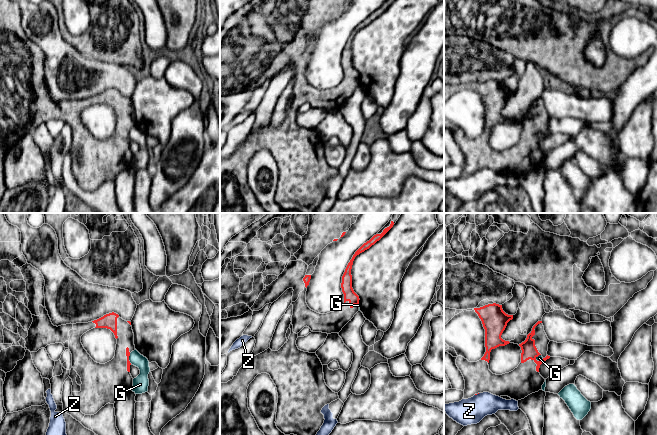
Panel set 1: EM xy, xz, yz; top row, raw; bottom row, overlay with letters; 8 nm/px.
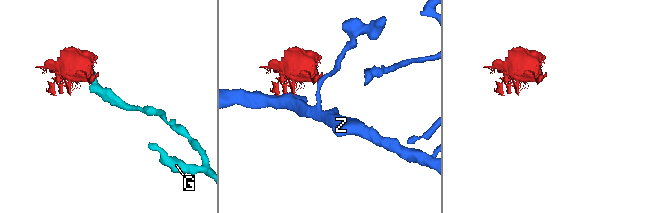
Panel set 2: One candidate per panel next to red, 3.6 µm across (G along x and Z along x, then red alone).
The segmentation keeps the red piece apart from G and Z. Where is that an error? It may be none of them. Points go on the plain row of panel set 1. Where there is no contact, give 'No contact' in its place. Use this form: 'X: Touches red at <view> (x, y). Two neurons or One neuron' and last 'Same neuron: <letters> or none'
G: Touches red at xy (128, 134). Two neurons
Z: Touches red at yz (476, 170). Two neurons
Same neuron: none

